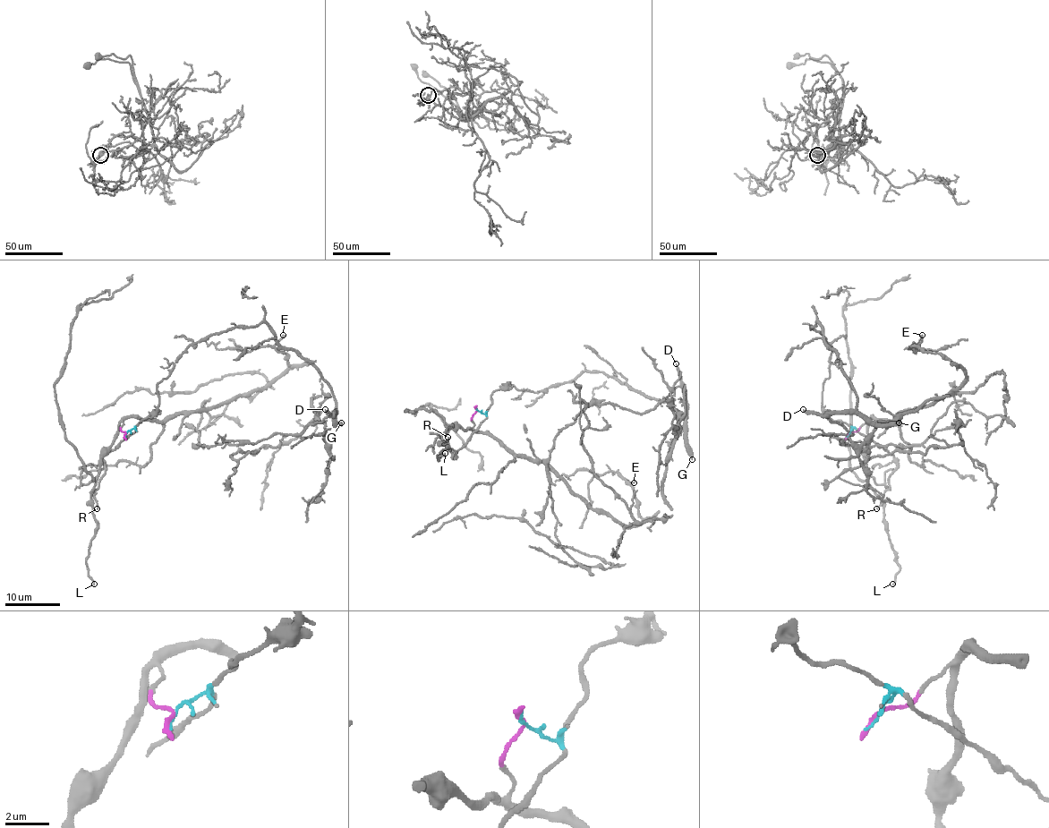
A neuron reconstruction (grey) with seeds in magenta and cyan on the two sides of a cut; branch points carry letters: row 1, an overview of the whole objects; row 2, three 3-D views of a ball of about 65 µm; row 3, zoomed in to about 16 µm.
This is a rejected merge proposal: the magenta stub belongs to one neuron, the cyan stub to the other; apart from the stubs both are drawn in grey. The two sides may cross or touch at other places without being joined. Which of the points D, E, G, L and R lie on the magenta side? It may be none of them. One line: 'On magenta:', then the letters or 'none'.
On magenta: E, L

